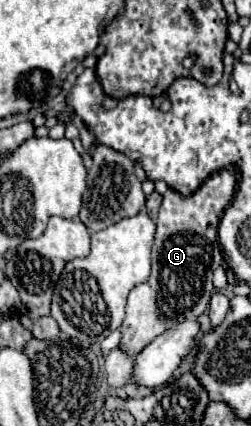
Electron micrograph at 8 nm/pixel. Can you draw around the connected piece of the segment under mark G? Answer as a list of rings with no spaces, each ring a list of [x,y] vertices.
[[[221,170],[187,198],[171,188],[163,194],[155,242],[151,246],[151,276],[145,284],[131,288],[127,298],[127,316],[121,324],[121,342],[131,356],[141,352],[167,328],[183,320],[195,320],[207,310],[211,292],[215,292],[211,282],[213,270],[223,262],[217,224],[225,206],[233,198],[235,184],[233,170]]]

